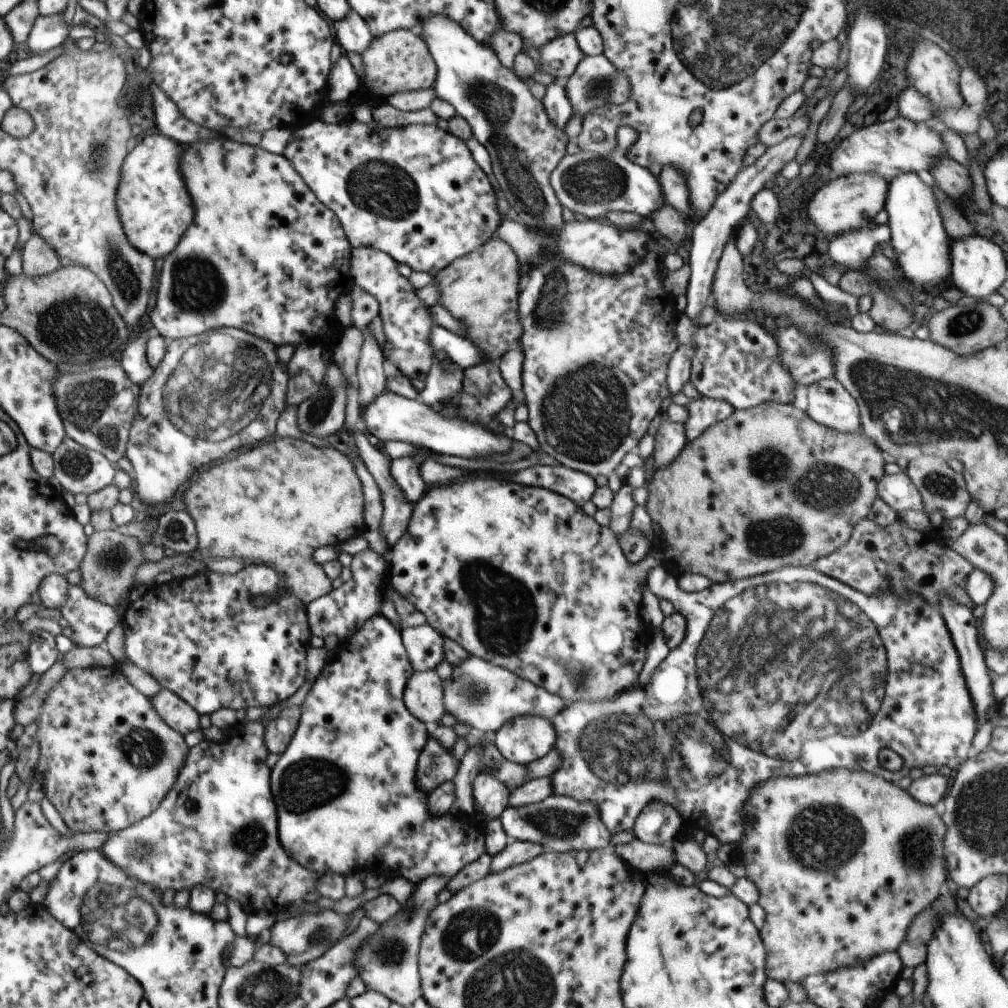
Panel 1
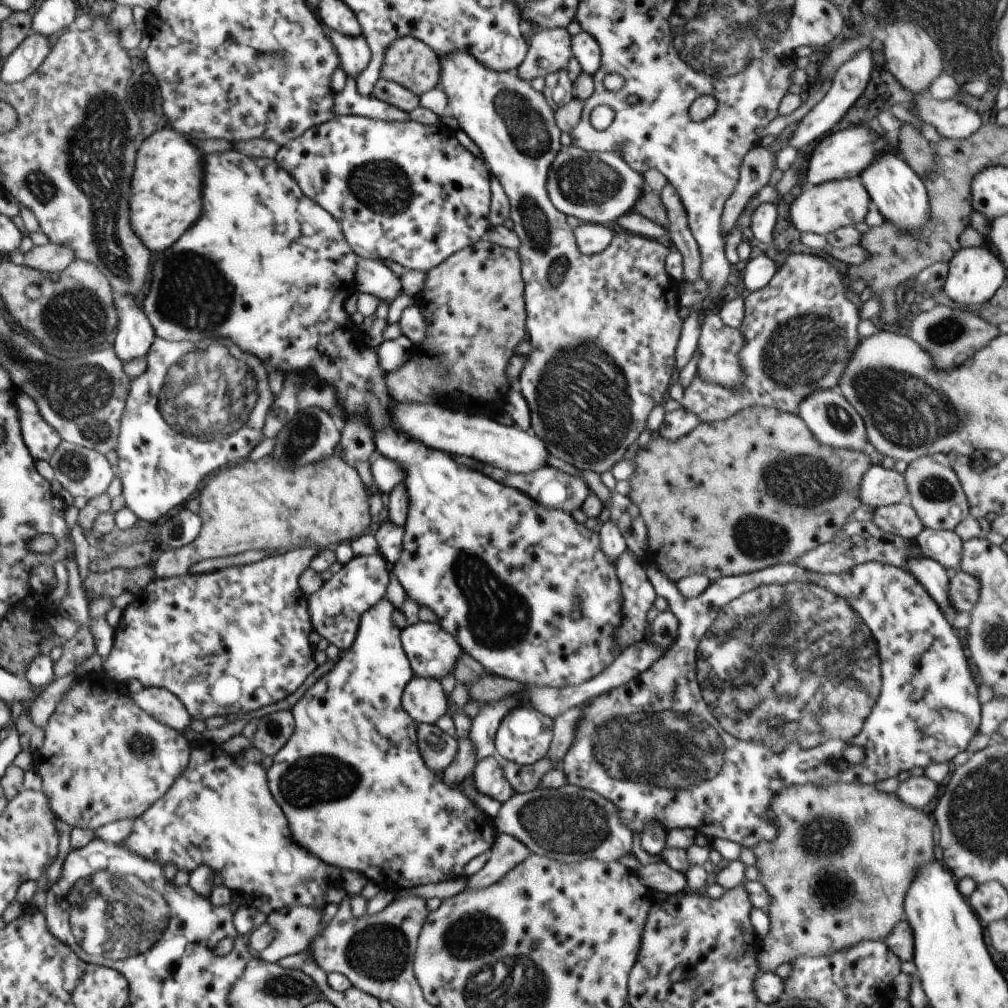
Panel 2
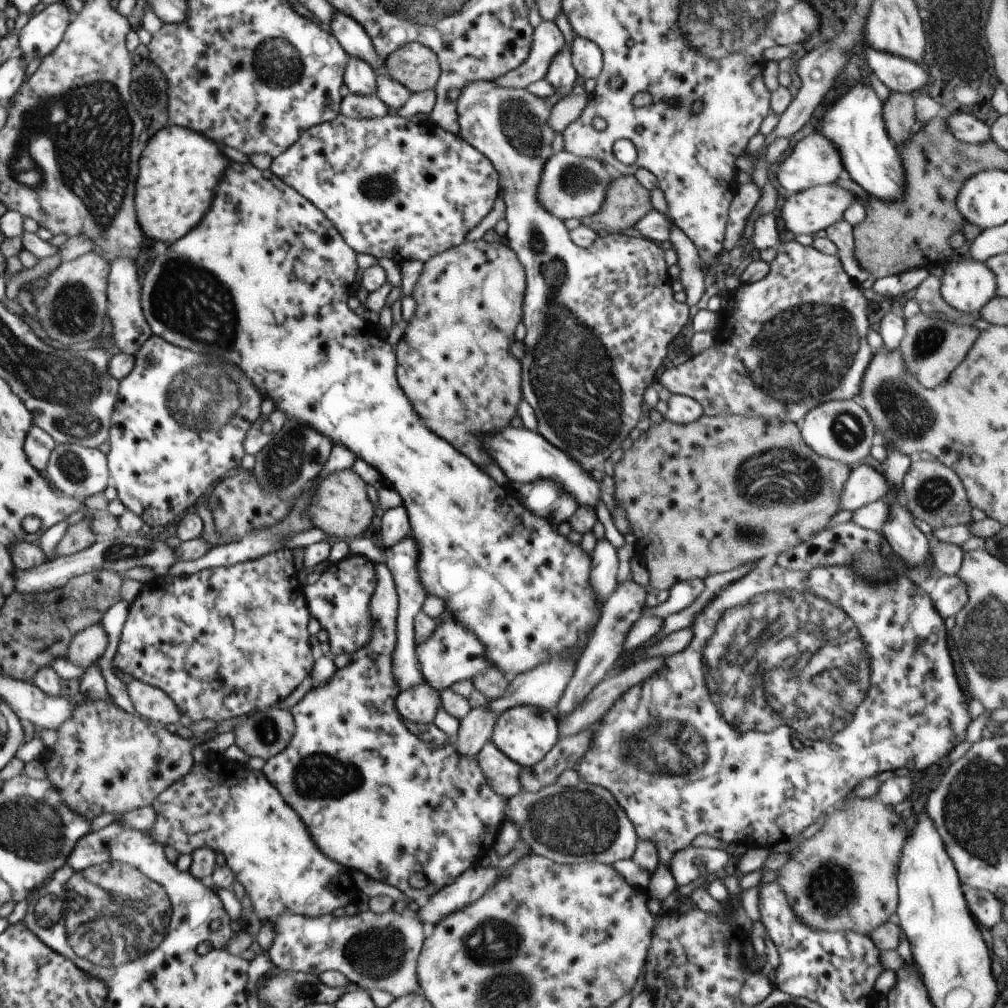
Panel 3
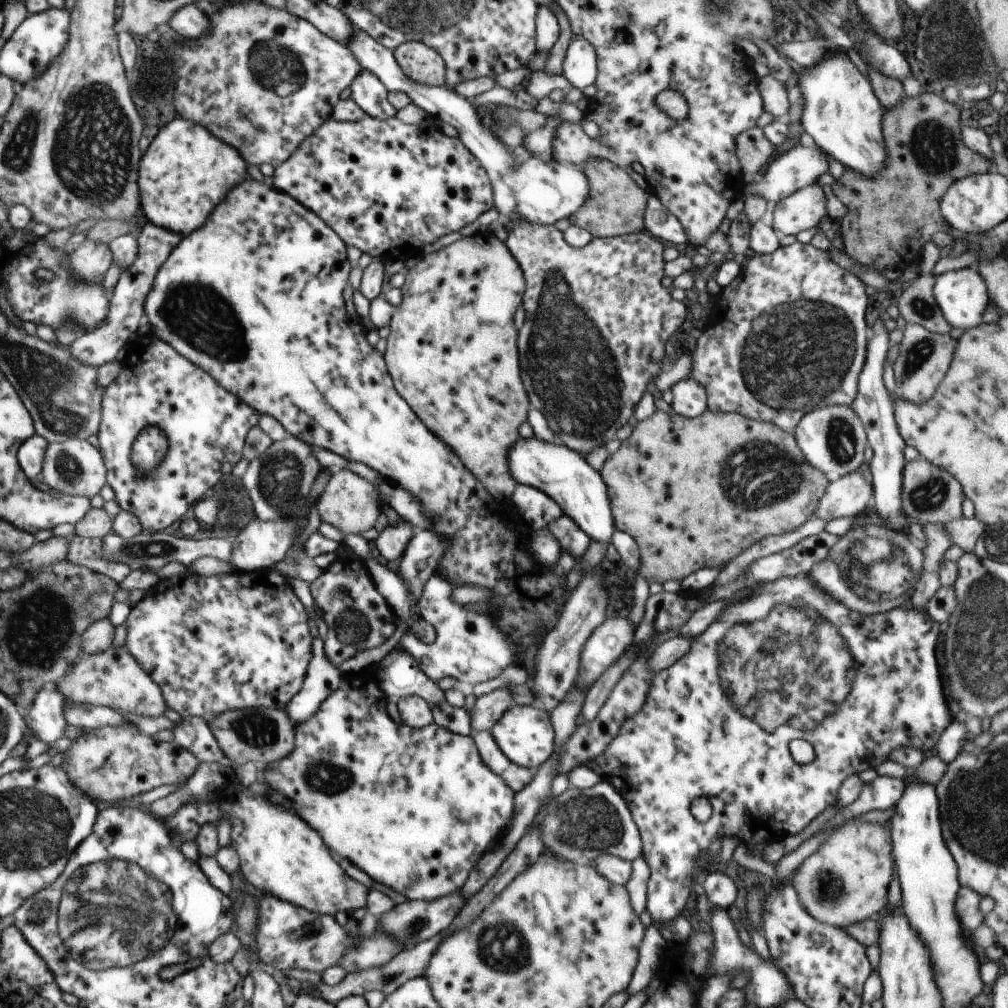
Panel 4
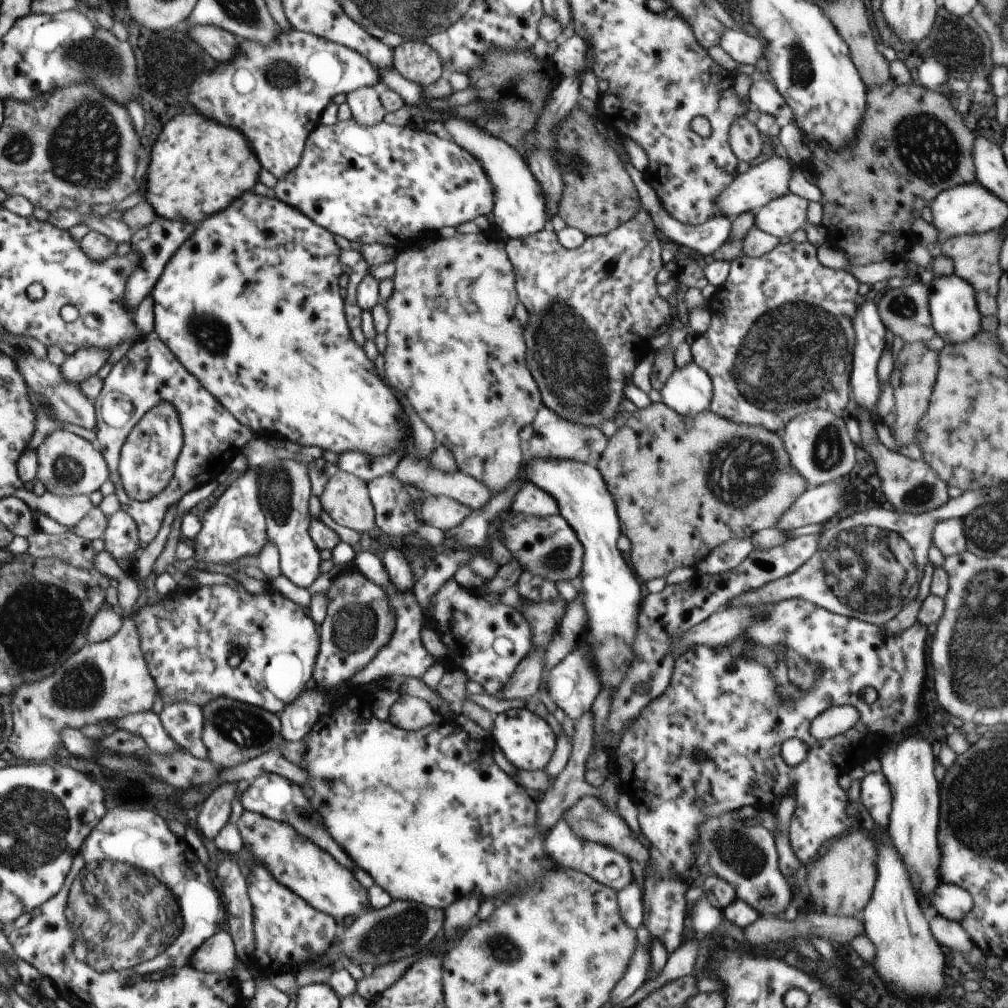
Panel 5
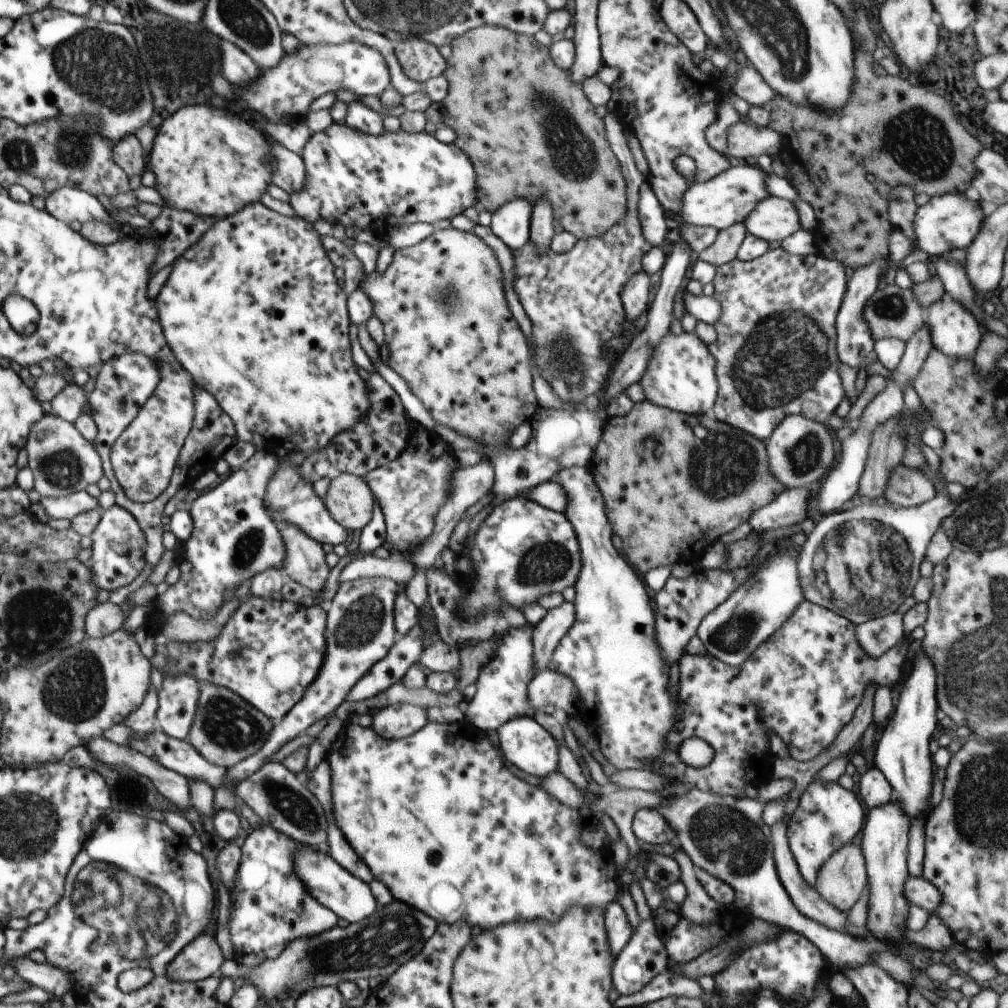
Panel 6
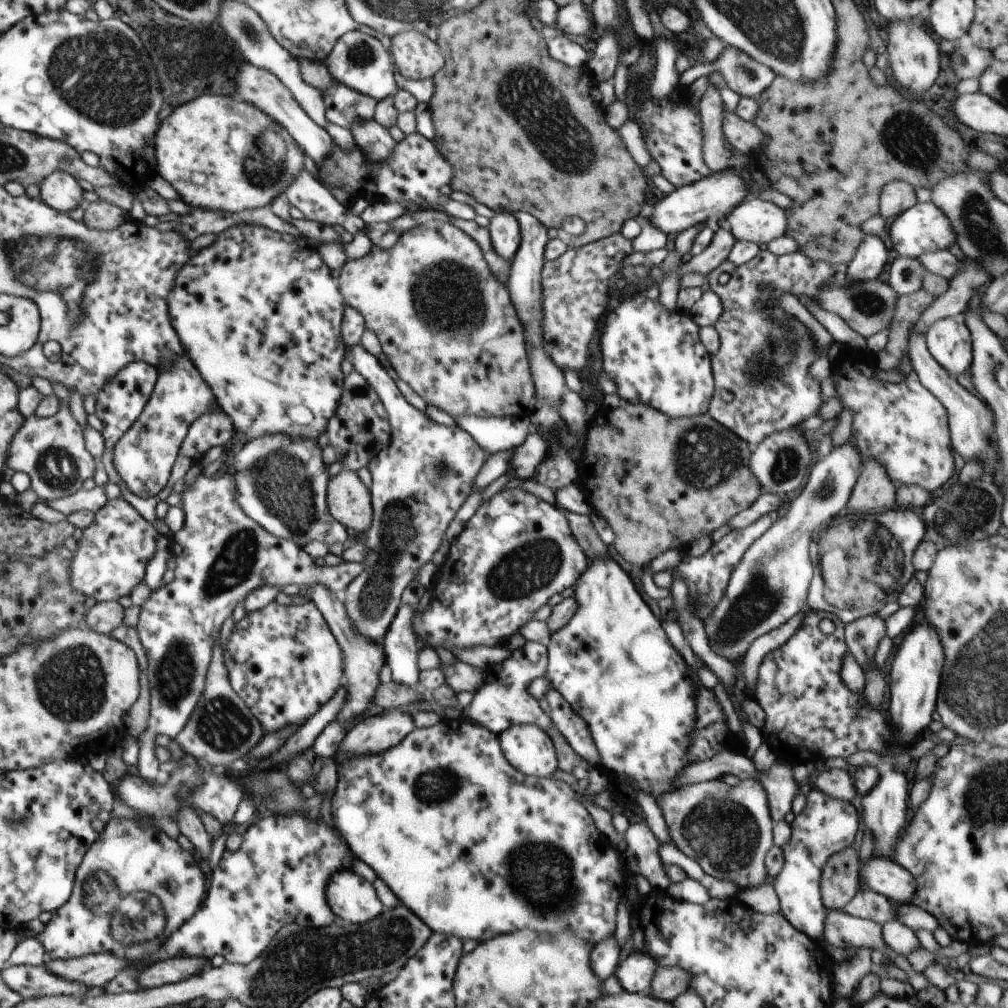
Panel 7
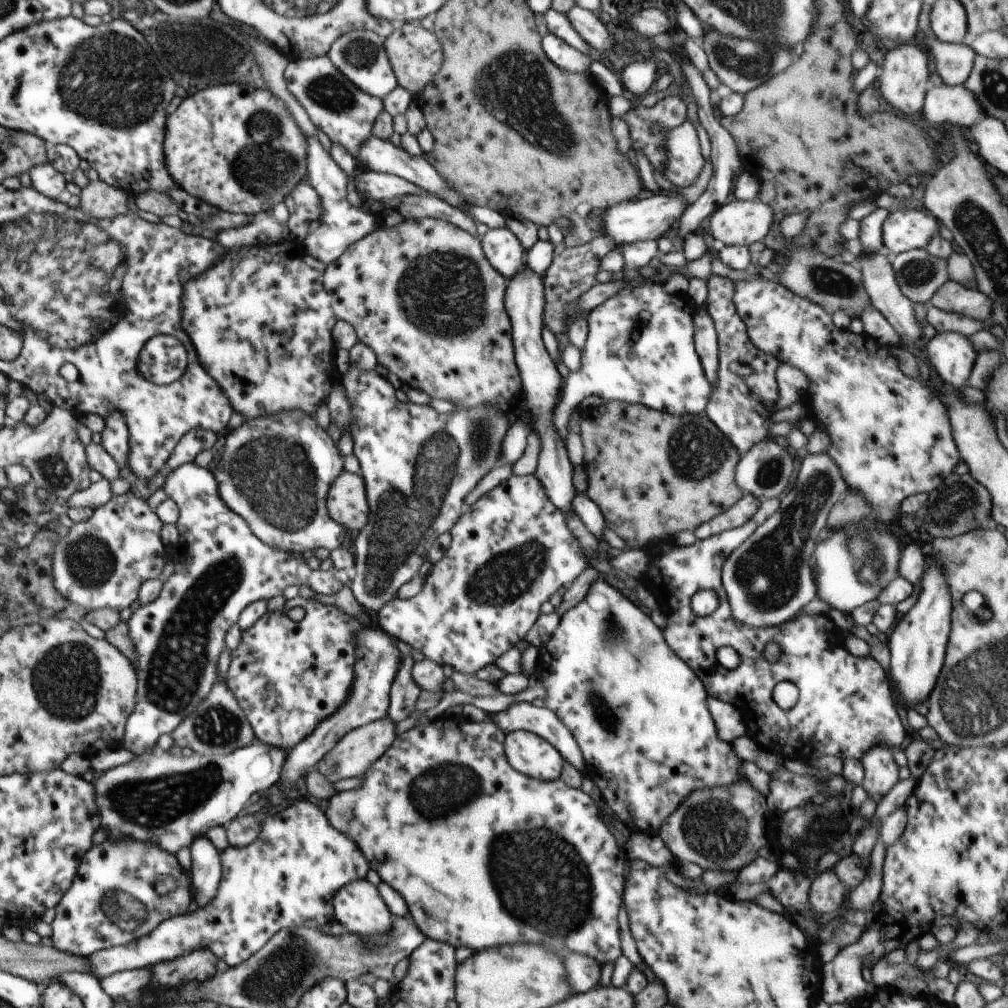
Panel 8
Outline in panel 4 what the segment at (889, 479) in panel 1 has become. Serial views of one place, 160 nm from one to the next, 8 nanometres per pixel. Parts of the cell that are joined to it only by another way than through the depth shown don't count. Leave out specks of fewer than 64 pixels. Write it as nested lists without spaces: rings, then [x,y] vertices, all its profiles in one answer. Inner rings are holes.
[[[854,471],[831,482],[820,499],[814,517],[826,522],[840,517],[856,517],[871,506],[872,483],[860,472]]]

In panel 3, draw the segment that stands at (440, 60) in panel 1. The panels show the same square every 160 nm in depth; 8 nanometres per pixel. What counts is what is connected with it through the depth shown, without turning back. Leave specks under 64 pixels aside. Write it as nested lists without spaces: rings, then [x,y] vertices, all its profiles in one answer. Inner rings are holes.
[[[472,81],[462,87],[455,109],[460,125],[459,136],[469,142],[476,150],[479,150],[499,174],[500,192],[506,205],[505,219],[508,222],[506,234],[507,245],[517,254],[519,261],[525,270],[527,285],[523,300],[522,322],[527,328],[527,334],[522,341],[527,348],[525,357],[520,361],[521,372],[521,393],[528,404],[532,405],[537,418],[537,431],[552,446],[564,451],[571,456],[589,473],[595,466],[602,465],[603,462],[612,456],[614,450],[625,447],[629,443],[629,434],[633,428],[637,427],[638,421],[643,417],[642,409],[643,394],[649,386],[657,386],[658,375],[664,369],[668,356],[668,344],[680,334],[680,330],[688,324],[690,320],[690,309],[686,303],[680,303],[674,299],[672,291],[672,278],[668,272],[668,266],[664,261],[665,246],[657,244],[642,236],[630,236],[627,232],[608,233],[607,236],[599,236],[588,248],[580,248],[572,242],[569,230],[566,229],[564,221],[556,215],[550,214],[544,206],[540,204],[538,198],[538,185],[541,181],[541,174],[546,161],[553,155],[552,141],[556,131],[548,124],[552,107],[559,102],[558,93],[549,97],[538,97],[530,93],[527,89],[506,88],[497,85],[494,81]]]

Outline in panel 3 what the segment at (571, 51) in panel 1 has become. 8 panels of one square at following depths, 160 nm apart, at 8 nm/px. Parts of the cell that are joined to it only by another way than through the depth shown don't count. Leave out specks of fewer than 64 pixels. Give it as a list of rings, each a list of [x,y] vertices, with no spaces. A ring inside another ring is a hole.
[[[543,20],[533,30],[531,47],[526,60],[494,82],[501,87],[526,89],[532,82],[545,78],[552,59],[564,46],[564,35],[556,23]]]

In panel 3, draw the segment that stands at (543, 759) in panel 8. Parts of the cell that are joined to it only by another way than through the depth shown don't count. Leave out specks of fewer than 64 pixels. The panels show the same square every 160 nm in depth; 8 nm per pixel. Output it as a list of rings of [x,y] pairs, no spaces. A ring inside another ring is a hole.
[[[520,705],[503,712],[495,722],[491,741],[512,762],[521,767],[531,767],[538,764],[559,741],[557,719],[549,709],[534,705]]]

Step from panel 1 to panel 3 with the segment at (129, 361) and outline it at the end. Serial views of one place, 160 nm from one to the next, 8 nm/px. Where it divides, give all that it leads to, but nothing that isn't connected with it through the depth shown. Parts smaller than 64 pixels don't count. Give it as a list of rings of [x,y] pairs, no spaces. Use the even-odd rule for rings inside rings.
[[[129,259],[112,261],[110,284],[108,285],[108,318],[112,323],[113,344],[120,353],[135,355],[153,334],[146,322],[141,307],[141,282],[136,274],[136,263]]]

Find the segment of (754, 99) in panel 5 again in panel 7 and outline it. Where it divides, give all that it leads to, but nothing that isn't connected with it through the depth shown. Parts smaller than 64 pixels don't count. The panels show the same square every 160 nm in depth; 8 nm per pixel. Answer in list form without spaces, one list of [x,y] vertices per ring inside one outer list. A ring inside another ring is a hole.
[[[727,46],[713,63],[696,64],[685,70],[679,76],[679,83],[690,86],[696,79],[710,76],[713,72],[720,72],[730,90],[749,99],[758,99],[775,77],[767,66],[756,62],[745,52]]]

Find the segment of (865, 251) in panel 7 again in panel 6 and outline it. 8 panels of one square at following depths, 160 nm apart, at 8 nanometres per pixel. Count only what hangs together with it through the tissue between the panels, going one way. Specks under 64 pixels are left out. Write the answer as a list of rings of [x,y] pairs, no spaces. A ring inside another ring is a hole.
[[[879,259],[872,261],[865,267],[854,270],[852,278],[847,282],[847,289],[837,314],[835,327],[837,330],[837,355],[840,362],[858,370],[867,360],[873,357],[875,338],[871,336],[870,325],[865,321],[864,309],[870,297],[878,290],[878,282],[881,279],[880,272],[886,266],[888,260]]]

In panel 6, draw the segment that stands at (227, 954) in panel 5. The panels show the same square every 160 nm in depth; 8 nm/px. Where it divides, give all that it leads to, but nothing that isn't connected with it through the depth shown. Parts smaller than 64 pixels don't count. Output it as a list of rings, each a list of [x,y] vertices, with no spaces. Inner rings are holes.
[[[212,933],[196,937],[168,966],[168,976],[178,982],[201,981],[219,974],[225,961]]]

